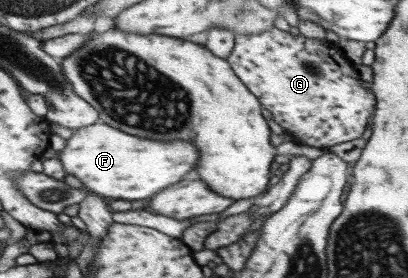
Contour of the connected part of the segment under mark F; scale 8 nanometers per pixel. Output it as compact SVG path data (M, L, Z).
M101 121L74 130L66 140L66 146L56 155L63 163L65 172L80 179L90 193L108 201L140 201L153 197L162 189L191 177L201 154L192 141L146 139L130 135Z

